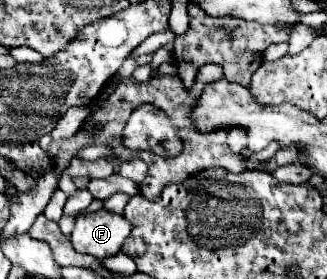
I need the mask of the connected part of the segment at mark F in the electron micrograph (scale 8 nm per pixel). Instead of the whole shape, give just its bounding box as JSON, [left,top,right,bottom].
[70,209,130,259]

